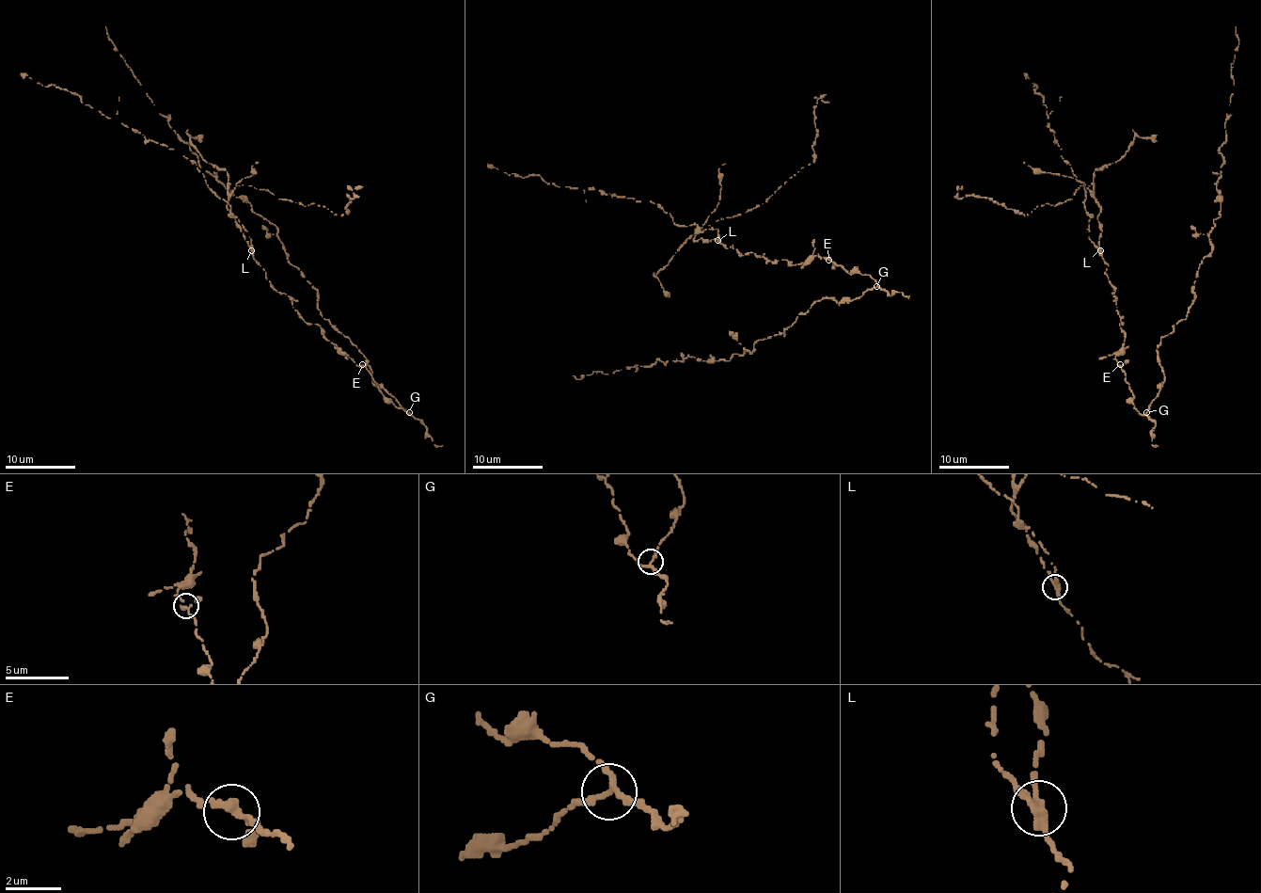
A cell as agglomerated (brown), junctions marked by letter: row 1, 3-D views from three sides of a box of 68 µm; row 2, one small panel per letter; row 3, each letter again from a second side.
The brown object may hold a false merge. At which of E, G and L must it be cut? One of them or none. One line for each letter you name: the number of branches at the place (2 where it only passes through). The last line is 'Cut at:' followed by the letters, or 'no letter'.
L: Branches: 3
Cut at: L

